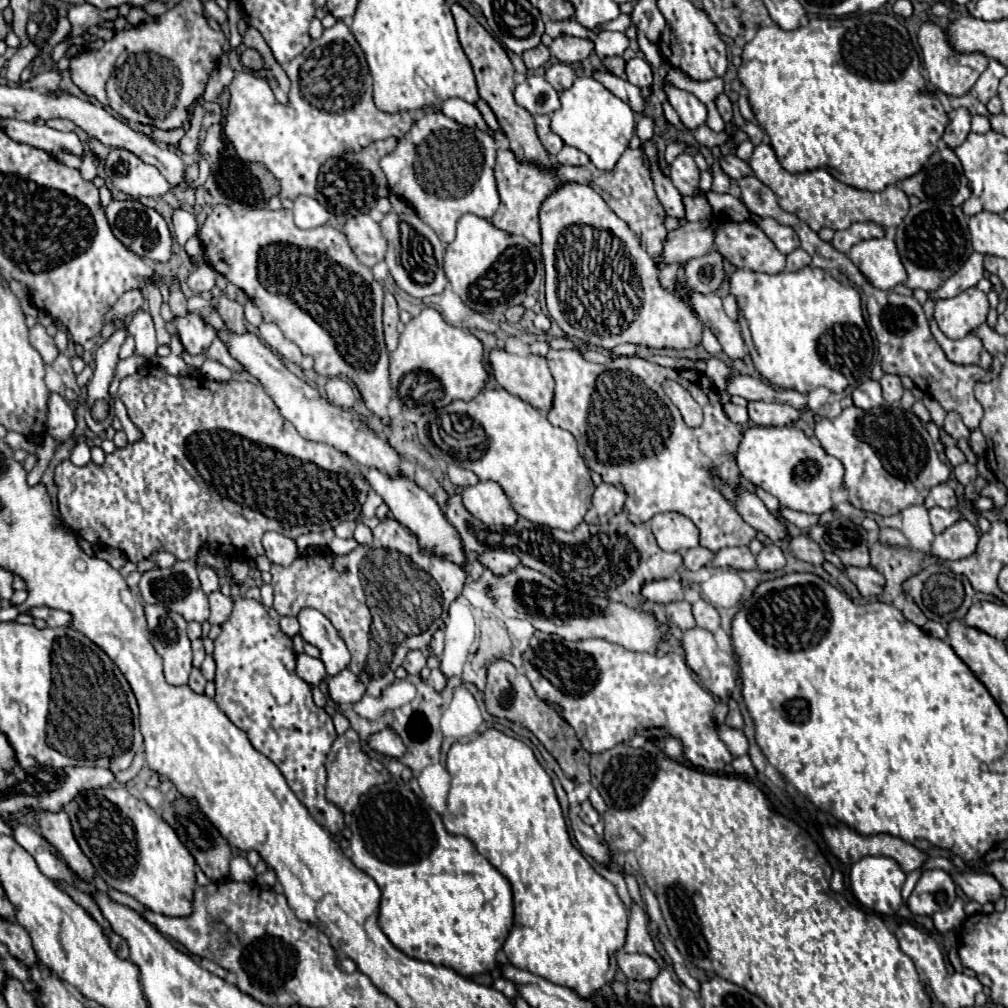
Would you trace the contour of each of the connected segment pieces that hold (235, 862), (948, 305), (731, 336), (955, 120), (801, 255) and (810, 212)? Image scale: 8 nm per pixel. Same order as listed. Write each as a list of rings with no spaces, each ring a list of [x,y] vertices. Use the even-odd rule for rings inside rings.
[[[244,855],[232,857],[232,861],[230,861],[230,879],[234,879],[234,881],[254,881],[256,879],[254,869],[250,867],[250,863]]]
[[[978,287],[966,289],[958,297],[938,301],[934,307],[934,319],[940,331],[950,339],[960,339],[972,333],[986,321],[988,299]]]
[[[690,293],[690,307],[696,311],[698,319],[712,329],[712,333],[716,335],[716,339],[722,345],[722,351],[732,357],[732,359],[740,359],[744,357],[744,341],[740,337],[740,327],[736,321],[732,321],[724,309],[722,309],[722,301],[718,295],[702,295],[702,293]]]
[[[956,109],[952,111],[950,115],[950,123],[942,135],[944,143],[950,147],[950,149],[956,149],[958,145],[964,143],[966,135],[970,133],[970,113],[966,109]]]
[[[794,249],[790,255],[786,255],[786,271],[798,271],[806,265],[810,265],[812,259],[804,249]]]
[[[760,143],[754,147],[754,153],[752,153],[752,159],[748,161],[748,165],[750,165],[754,177],[758,177],[764,185],[768,185],[776,193],[778,205],[786,213],[800,217],[816,233],[822,227],[828,227],[834,231],[848,229],[848,225],[852,225],[856,221],[876,221],[876,223],[884,225],[886,229],[892,229],[892,227],[900,225],[900,221],[906,217],[906,213],[910,209],[908,195],[902,189],[898,189],[896,185],[890,185],[878,193],[870,193],[870,191],[860,191],[860,189],[854,189],[850,185],[836,181],[826,169],[814,169],[814,171],[792,175],[786,169],[782,169],[782,165],[778,163],[778,159],[774,155],[774,149],[768,143]]]

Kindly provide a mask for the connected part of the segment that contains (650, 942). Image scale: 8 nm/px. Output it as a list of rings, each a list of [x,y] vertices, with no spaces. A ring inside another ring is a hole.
[[[632,905],[630,909],[630,919],[628,919],[628,939],[624,945],[626,953],[640,953],[640,955],[648,955],[648,957],[656,957],[656,947],[654,947],[654,939],[648,931],[648,923],[646,923],[646,911],[640,905]]]

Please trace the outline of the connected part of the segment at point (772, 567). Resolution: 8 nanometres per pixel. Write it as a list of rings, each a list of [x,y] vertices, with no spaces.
[[[764,545],[756,557],[756,563],[760,571],[776,571],[786,565],[786,557],[776,545]]]

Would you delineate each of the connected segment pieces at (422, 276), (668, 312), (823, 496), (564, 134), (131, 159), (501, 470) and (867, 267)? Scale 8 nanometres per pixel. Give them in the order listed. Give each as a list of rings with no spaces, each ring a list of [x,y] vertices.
[[[390,213],[388,217],[384,217],[384,221],[380,225],[382,225],[384,237],[388,239],[388,245],[390,245],[388,253],[386,253],[386,263],[388,263],[390,275],[398,283],[398,287],[418,299],[424,299],[430,295],[440,295],[446,289],[446,279],[442,273],[444,245],[436,237],[436,233],[428,225],[424,225],[414,213],[402,215],[402,219],[400,219],[400,215]]]
[[[570,181],[550,193],[540,207],[540,229],[548,313],[570,339],[588,341],[606,351],[620,343],[636,343],[652,349],[690,349],[700,343],[702,323],[688,305],[684,305],[674,293],[660,287],[656,263],[640,247],[638,237],[628,229],[628,225],[616,217],[592,187]]]
[[[746,427],[742,441],[734,453],[740,475],[774,495],[780,505],[802,513],[824,513],[833,506],[832,493],[842,485],[844,467],[836,457],[828,457],[824,449],[810,441],[796,427]]]
[[[578,77],[570,89],[560,93],[560,109],[552,115],[552,131],[560,135],[568,147],[584,151],[598,169],[612,171],[636,133],[636,121],[634,111],[622,99],[612,95],[600,81]]]
[[[114,149],[104,159],[106,179],[122,193],[130,197],[164,197],[170,191],[170,183],[162,177],[162,173],[142,163],[134,153],[124,149]]]
[[[502,387],[482,389],[468,403],[452,401],[450,405],[440,409],[438,415],[424,415],[422,419],[418,419],[416,429],[420,443],[432,457],[470,469],[480,477],[480,481],[498,483],[510,499],[512,509],[520,517],[562,531],[572,531],[578,523],[582,523],[582,517],[590,507],[588,501],[594,493],[594,483],[590,479],[590,469],[584,465],[584,459],[578,453],[576,439],[572,437],[572,433],[550,425],[540,409],[534,409],[532,405],[510,395]]]
[[[888,237],[860,241],[852,247],[848,257],[876,289],[892,289],[906,281],[906,269],[894,241]]]

